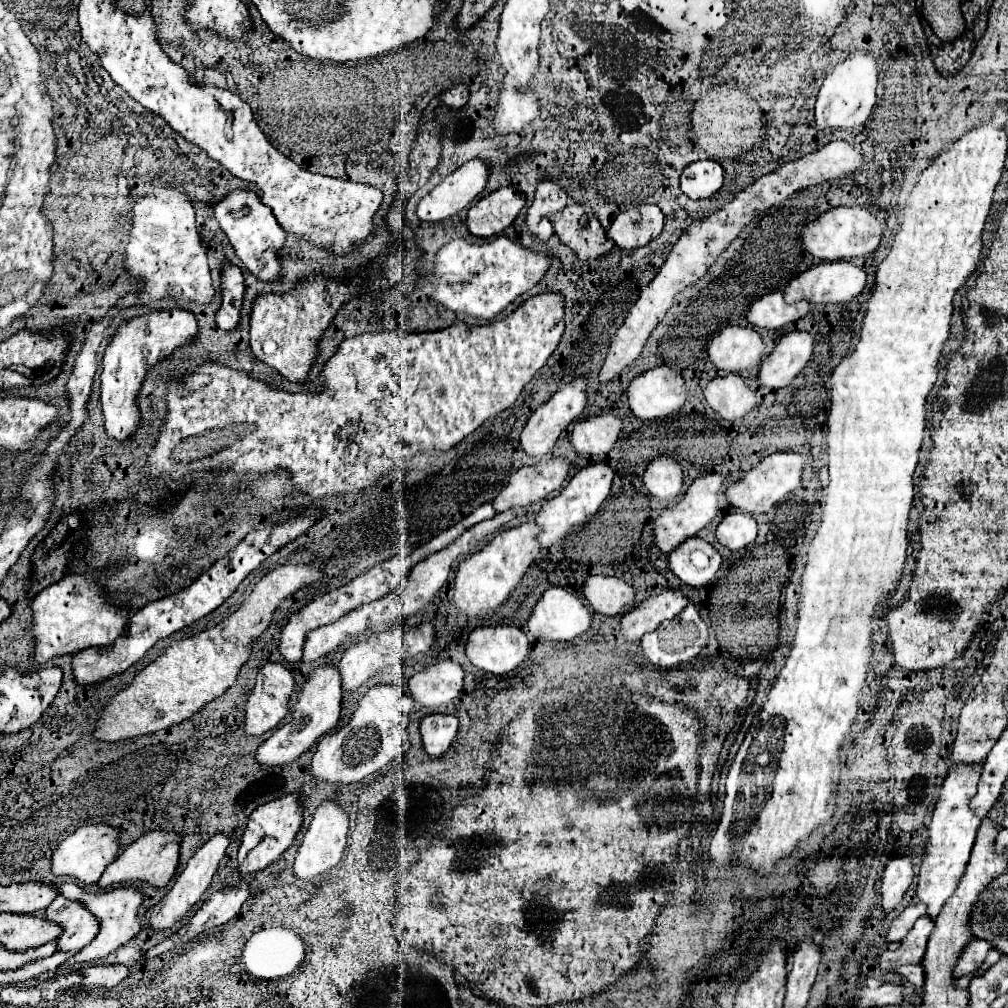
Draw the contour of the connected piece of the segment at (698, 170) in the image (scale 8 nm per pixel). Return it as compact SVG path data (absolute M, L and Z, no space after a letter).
M697 160L681 174L681 190L693 198L711 198L723 186L725 170L715 160Z

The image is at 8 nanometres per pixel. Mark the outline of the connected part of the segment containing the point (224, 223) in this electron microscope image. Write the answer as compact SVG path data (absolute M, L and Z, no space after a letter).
M237 188L237 190L227 192L223 200L219 200L213 206L213 210L215 210L215 218L221 230L227 234L231 246L235 248L235 254L241 258L245 268L253 272L259 280L265 280L265 282L275 280L281 272L277 254L281 252L285 244L285 232L283 228L279 228L279 222L275 220L275 214L271 212L271 208L267 208L255 192Z

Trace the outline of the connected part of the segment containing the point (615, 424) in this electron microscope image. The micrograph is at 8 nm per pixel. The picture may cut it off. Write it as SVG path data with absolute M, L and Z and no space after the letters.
M613 414L591 416L583 422L577 422L571 432L571 442L577 454L589 456L607 456L615 446L623 428L623 420Z

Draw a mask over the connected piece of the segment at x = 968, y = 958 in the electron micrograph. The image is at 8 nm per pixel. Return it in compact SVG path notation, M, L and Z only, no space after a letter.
M973 940L961 954L957 966L955 966L955 976L967 976L973 974L981 968L981 964L987 958L987 952L991 950L991 944L987 944L987 940Z

